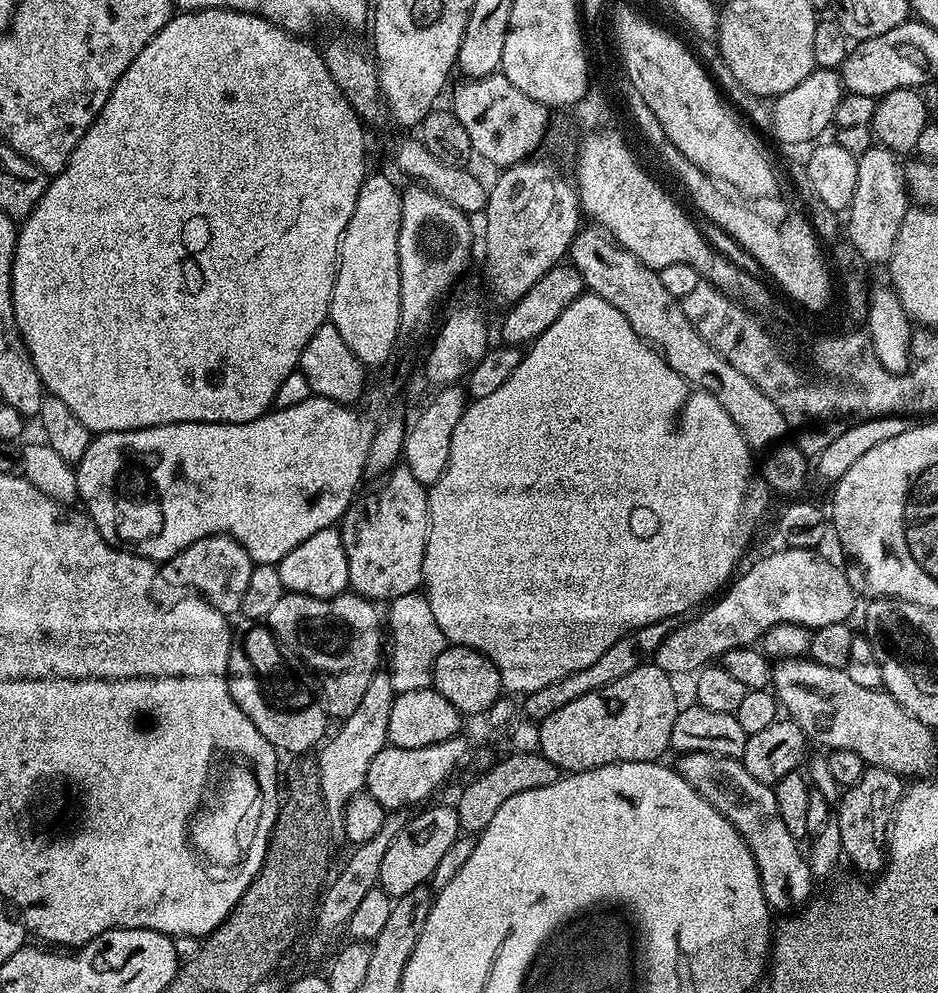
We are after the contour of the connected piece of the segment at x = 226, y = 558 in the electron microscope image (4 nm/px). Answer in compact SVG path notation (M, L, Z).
M210 535L198 542L191 543L184 551L165 561L158 570L161 581L176 588L190 588L201 596L201 599L214 606L227 616L240 612L243 595L255 565L245 548L237 540L228 536Z

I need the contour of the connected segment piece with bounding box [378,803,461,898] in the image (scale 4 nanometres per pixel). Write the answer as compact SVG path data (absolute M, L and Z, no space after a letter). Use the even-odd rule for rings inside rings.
M433 803L433 808L425 807L409 819L408 824L390 842L390 850L386 850L386 858L382 858L382 870L378 887L393 898L402 894L410 894L410 890L425 887L431 881L434 869L445 856L446 850L461 835L460 823L455 807ZM428 808L428 809L427 809Z

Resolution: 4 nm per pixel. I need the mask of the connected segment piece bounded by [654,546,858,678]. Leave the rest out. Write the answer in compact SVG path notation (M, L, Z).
M784 546L779 550L781 552L772 552L769 556L754 561L748 569L745 567L723 589L722 594L717 595L703 610L697 611L695 615L688 618L693 620L685 619L683 621L685 624L681 628L680 625L673 627L672 633L664 639L662 646L658 646L654 657L656 665L669 676L679 678L687 672L699 673L701 668L723 658L726 650L755 645L771 628L779 624L797 624L803 628L815 630L822 626L834 626L853 619L852 611L856 608L858 597L850 586L847 571L841 565L839 568L834 561L819 556L821 553L814 548Z

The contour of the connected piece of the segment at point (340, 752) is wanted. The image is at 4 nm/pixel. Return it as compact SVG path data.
M378 670L374 678L370 678L370 686L366 686L366 691L358 707L354 709L354 714L339 721L340 729L336 733L333 731L323 741L319 749L320 761L314 765L314 771L320 778L320 789L329 821L343 821L344 807L350 802L350 798L365 791L366 774L370 774L370 762L374 762L377 754L388 744L390 710L394 706L394 698L397 695L389 673Z

